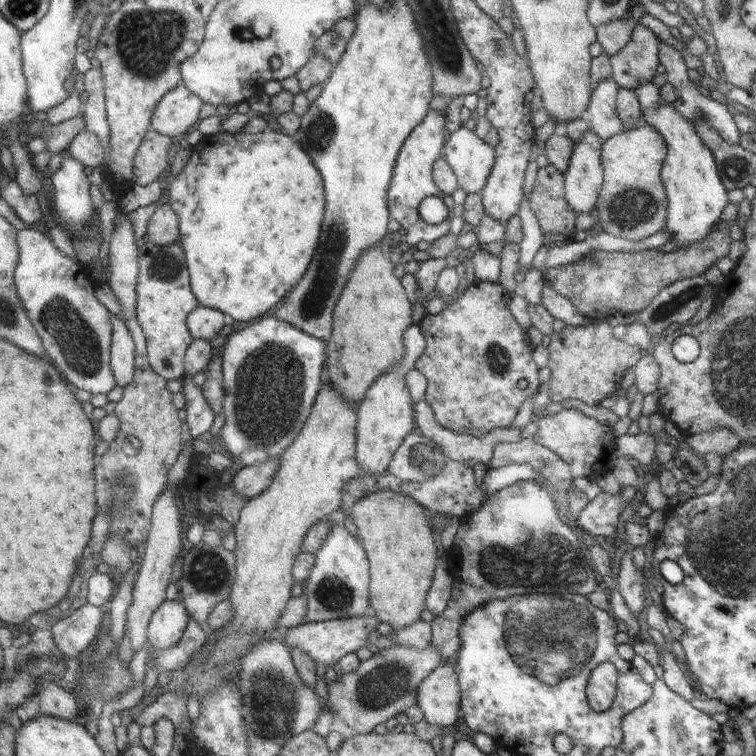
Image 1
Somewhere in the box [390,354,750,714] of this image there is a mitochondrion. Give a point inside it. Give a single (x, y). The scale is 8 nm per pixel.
(551, 640)

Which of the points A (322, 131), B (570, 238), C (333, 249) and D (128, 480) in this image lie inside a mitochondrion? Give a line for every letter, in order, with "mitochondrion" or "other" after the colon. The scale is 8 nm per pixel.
A: mitochondrion
B: other
C: mitochondrion
D: mitochondrion

